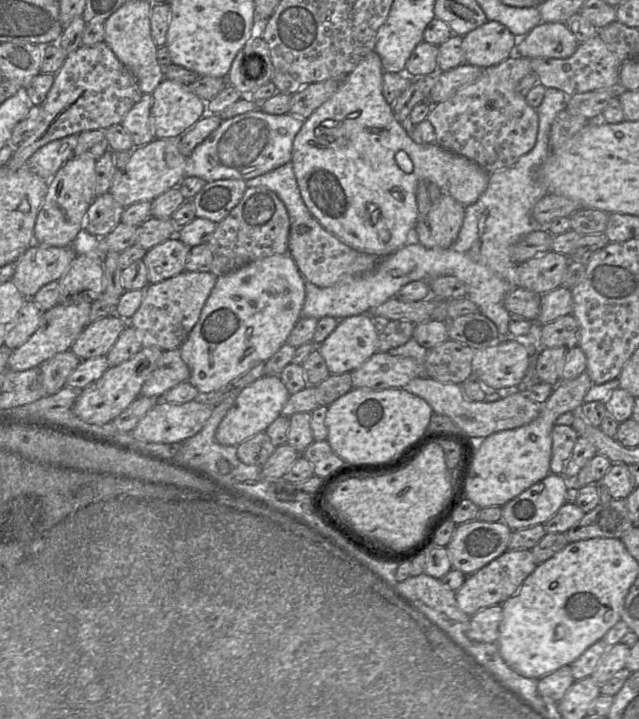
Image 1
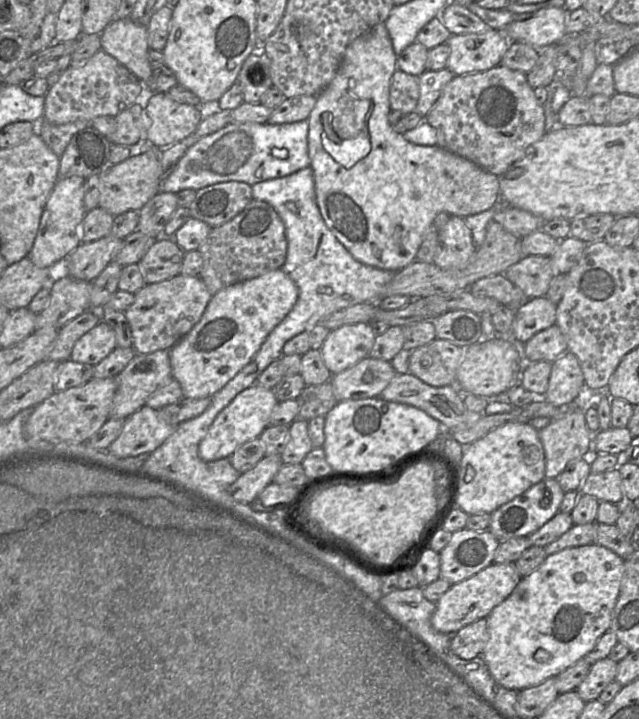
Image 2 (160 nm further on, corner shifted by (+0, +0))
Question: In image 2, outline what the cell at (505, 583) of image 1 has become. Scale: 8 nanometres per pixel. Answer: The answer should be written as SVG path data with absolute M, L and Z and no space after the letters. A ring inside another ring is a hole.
M492 563L473 576L452 584L436 602L431 617L432 627L441 633L455 634L476 620L487 618L491 611L512 593L521 579L515 563Z

